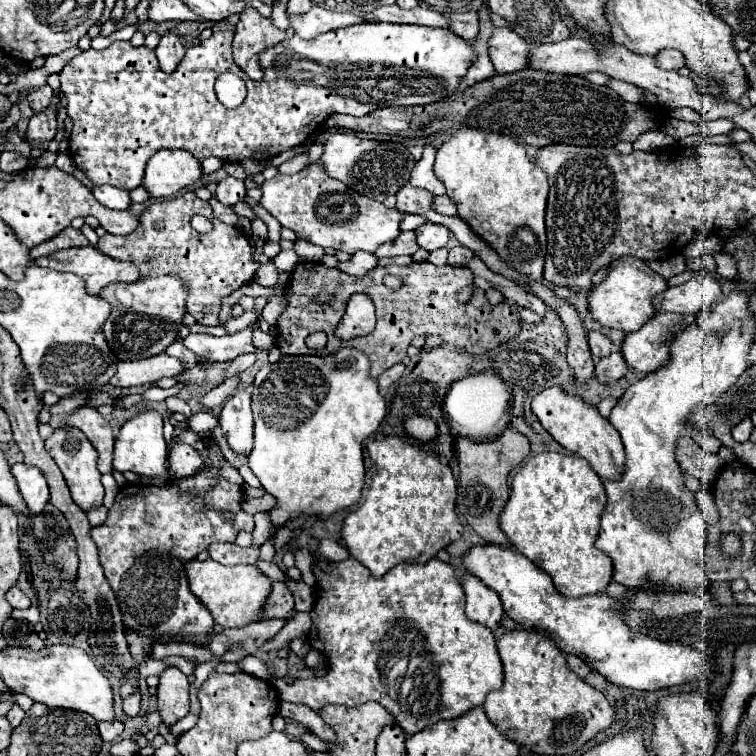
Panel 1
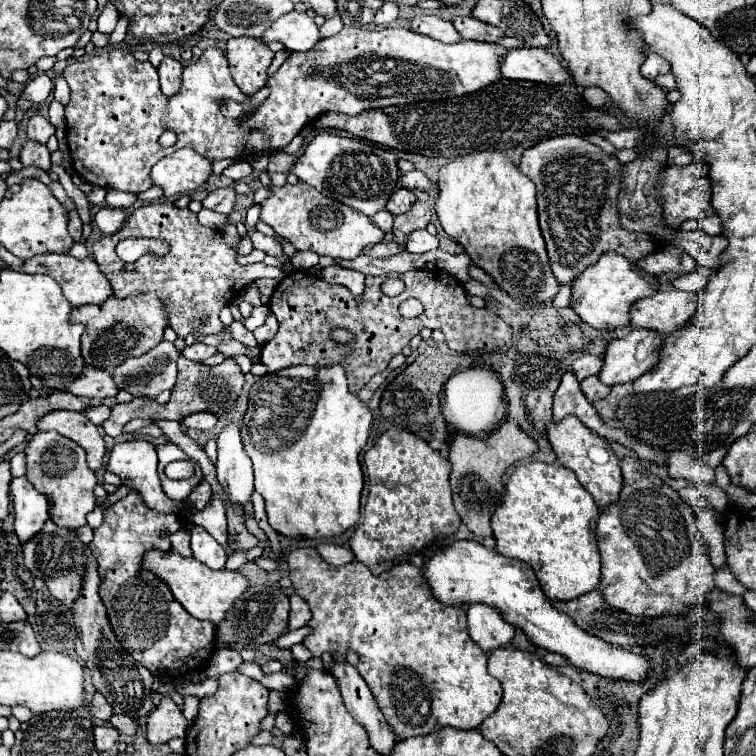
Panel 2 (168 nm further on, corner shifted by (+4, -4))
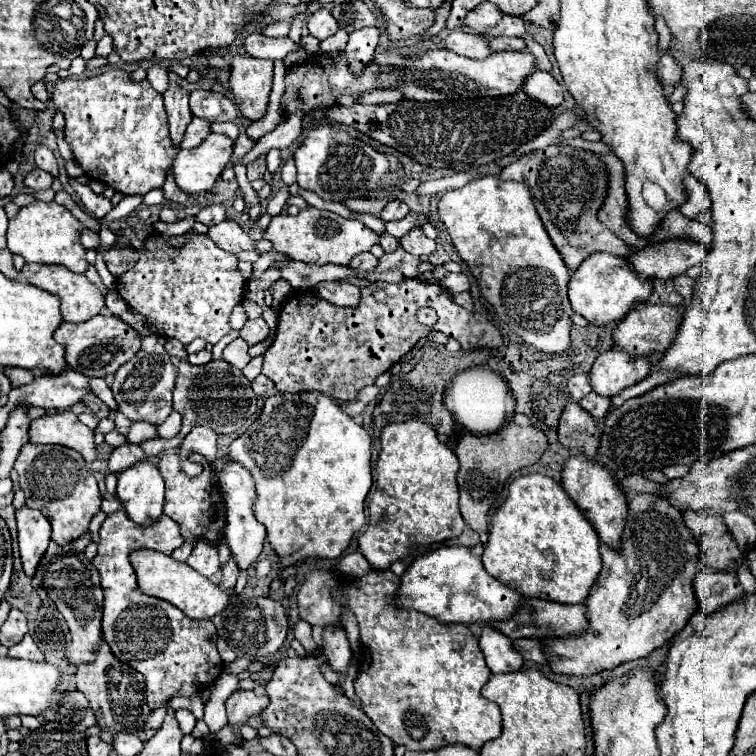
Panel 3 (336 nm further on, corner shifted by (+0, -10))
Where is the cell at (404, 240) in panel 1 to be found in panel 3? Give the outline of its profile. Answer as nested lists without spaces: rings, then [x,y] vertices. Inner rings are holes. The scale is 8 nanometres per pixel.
[[[360,253],[352,259],[352,263],[348,263],[348,267],[354,269],[354,271],[372,271],[376,267],[376,263],[378,261],[372,253]]]

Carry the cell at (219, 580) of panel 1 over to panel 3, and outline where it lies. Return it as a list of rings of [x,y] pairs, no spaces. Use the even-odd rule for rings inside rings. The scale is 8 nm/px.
[[[136,549],[130,553],[130,563],[138,573],[138,589],[150,597],[164,599],[184,611],[190,619],[210,619],[220,613],[230,599],[230,593],[222,591],[208,577],[202,577],[186,563],[176,561],[172,555],[164,555],[152,549]]]

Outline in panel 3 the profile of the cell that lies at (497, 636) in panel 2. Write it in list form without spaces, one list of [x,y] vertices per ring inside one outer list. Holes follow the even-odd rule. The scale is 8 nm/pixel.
[[[490,625],[482,627],[480,649],[486,657],[486,665],[490,667],[492,675],[514,673],[514,671],[522,669],[522,665],[524,665],[522,655],[512,649],[512,641],[508,641],[508,637],[498,633]]]

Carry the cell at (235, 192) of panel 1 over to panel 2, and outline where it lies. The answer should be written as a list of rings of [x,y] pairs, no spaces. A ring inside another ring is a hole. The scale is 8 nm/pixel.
[[[232,187],[216,189],[202,201],[202,205],[206,209],[216,211],[216,213],[224,213],[224,215],[228,215],[234,209],[234,203],[236,203],[236,191]]]

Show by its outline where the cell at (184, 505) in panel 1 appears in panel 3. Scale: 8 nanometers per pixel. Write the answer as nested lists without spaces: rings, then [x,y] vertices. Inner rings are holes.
[[[120,509],[104,519],[98,553],[92,561],[100,573],[104,591],[102,635],[116,659],[128,663],[146,677],[146,703],[152,711],[164,707],[176,695],[196,695],[204,687],[212,685],[224,671],[218,649],[210,643],[210,637],[216,635],[216,627],[210,621],[194,621],[172,603],[144,595],[136,585],[136,573],[130,565],[130,551],[146,547],[170,555],[174,549],[182,547],[182,543],[184,539],[180,529],[170,517],[162,515],[158,523],[144,527],[134,523]]]

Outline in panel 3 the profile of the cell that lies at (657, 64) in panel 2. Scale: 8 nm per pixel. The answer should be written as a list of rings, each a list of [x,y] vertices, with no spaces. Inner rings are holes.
[[[664,53],[658,61],[656,75],[662,85],[676,85],[682,79],[682,65],[670,53]]]

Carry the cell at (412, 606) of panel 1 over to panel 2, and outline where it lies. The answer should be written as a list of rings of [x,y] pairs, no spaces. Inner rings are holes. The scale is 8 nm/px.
[[[314,547],[294,549],[288,555],[288,567],[294,593],[304,597],[312,611],[312,619],[308,621],[312,633],[304,639],[304,645],[314,657],[322,653],[346,655],[354,651],[360,657],[356,669],[376,697],[380,711],[388,717],[392,729],[396,729],[398,739],[428,735],[442,727],[472,729],[496,711],[502,699],[502,687],[500,681],[486,671],[488,657],[484,649],[468,635],[464,609],[460,605],[440,603],[424,579],[422,569],[412,563],[400,563],[382,575],[372,575],[360,561],[342,567],[324,565],[324,559]]]

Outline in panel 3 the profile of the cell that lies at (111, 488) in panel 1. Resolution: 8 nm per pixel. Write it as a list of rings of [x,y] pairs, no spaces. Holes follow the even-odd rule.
[[[140,461],[118,473],[116,495],[128,517],[138,525],[152,525],[162,517],[164,479],[150,461]]]

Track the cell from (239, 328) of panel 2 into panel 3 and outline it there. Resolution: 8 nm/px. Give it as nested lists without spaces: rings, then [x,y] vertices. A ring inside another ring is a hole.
[[[236,339],[230,345],[226,345],[226,349],[222,351],[222,359],[238,369],[244,369],[250,363],[250,355],[248,355],[248,343],[244,339]]]

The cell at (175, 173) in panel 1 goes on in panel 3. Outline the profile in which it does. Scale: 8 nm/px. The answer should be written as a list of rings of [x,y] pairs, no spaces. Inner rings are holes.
[[[210,133],[198,147],[182,149],[174,159],[174,177],[182,191],[192,195],[210,191],[230,161],[232,145],[230,137]]]

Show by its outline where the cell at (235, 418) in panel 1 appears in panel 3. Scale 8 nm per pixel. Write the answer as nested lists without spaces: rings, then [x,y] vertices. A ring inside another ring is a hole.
[[[230,463],[224,471],[218,473],[218,485],[220,485],[220,491],[222,491],[226,507],[228,507],[228,519],[226,519],[226,529],[224,529],[226,545],[230,547],[232,559],[236,561],[238,569],[244,571],[248,577],[252,577],[254,575],[252,569],[262,553],[264,539],[266,539],[266,529],[262,523],[258,523],[258,519],[254,517],[254,511],[252,511],[252,503],[254,503],[254,495],[256,495],[252,477],[248,475],[248,471],[244,471],[244,467]]]

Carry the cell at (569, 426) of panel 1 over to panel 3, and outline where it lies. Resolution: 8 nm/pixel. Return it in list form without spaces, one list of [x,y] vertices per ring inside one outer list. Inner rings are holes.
[[[576,453],[564,465],[562,487],[570,495],[570,499],[576,503],[576,507],[584,513],[584,517],[590,521],[590,525],[598,533],[600,543],[608,545],[610,549],[618,549],[620,537],[626,525],[626,495],[618,487],[616,477],[610,471],[602,471],[598,463],[586,461],[584,455]]]

